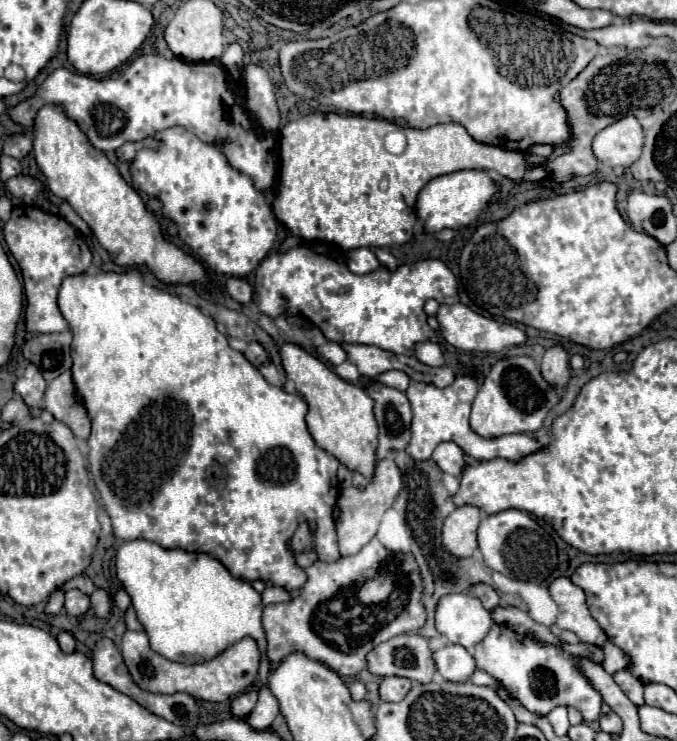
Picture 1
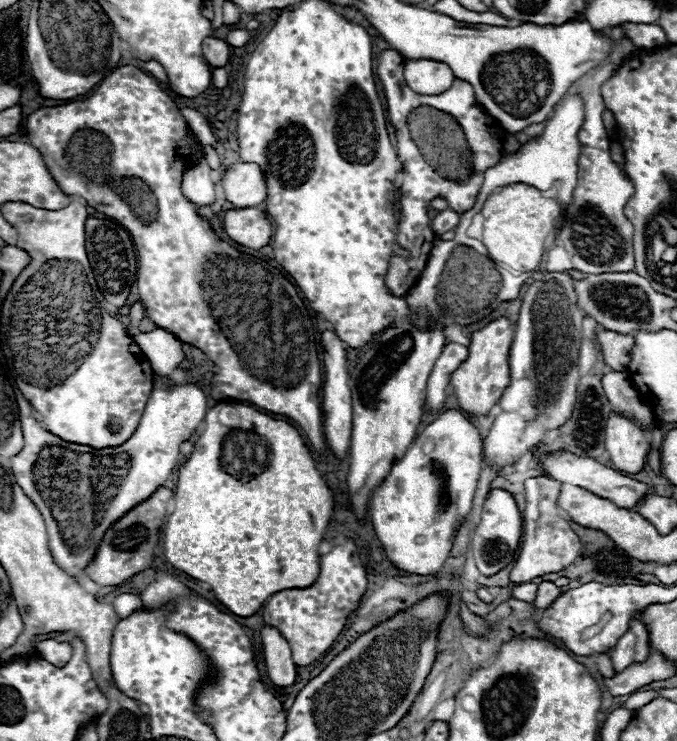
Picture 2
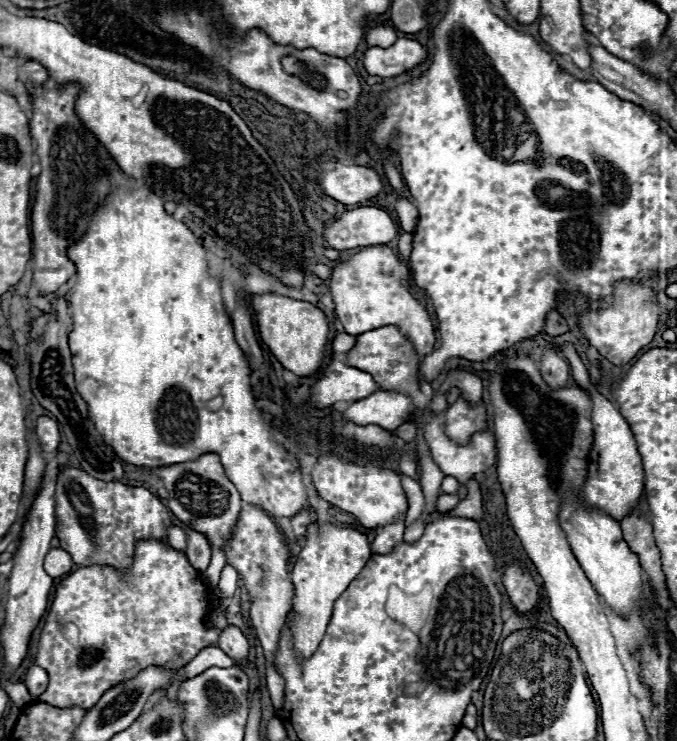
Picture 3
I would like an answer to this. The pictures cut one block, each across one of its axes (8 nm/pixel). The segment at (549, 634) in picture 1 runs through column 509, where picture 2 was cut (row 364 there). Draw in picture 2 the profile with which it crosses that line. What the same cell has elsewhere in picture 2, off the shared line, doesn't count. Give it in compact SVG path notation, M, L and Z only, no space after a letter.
M600 330L598 332L598 344L604 356L604 362L618 372L624 372L630 364L630 350L634 346L634 338L630 334L618 334L612 330Z

